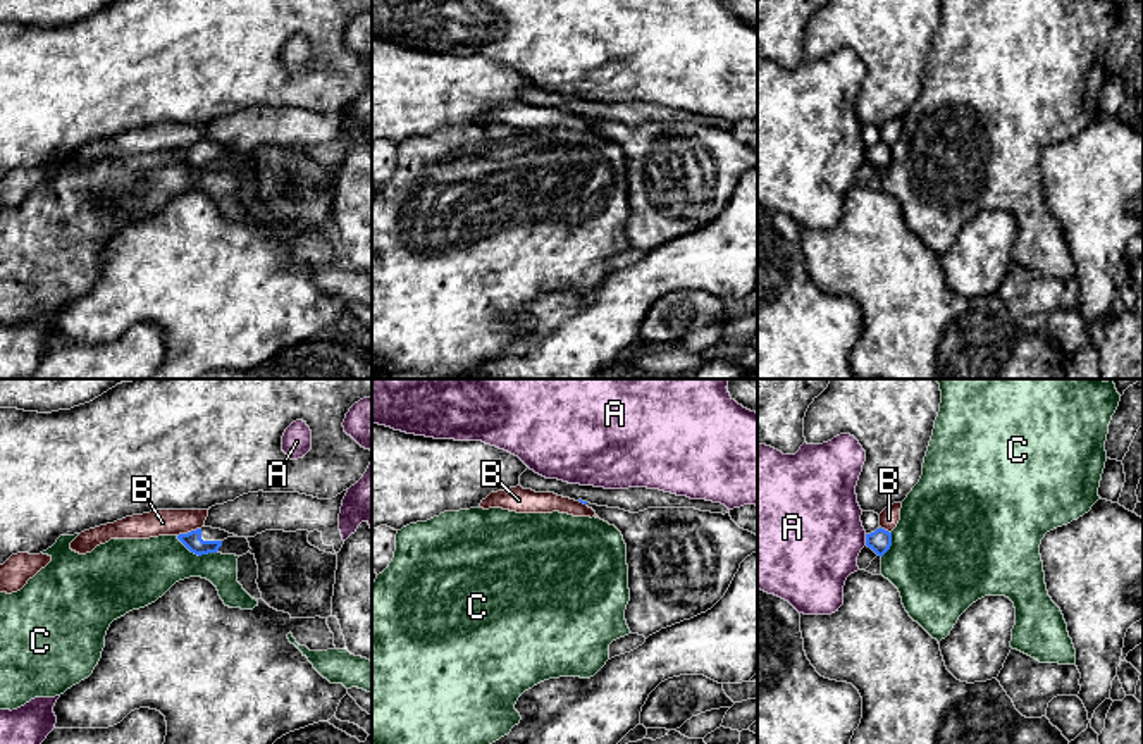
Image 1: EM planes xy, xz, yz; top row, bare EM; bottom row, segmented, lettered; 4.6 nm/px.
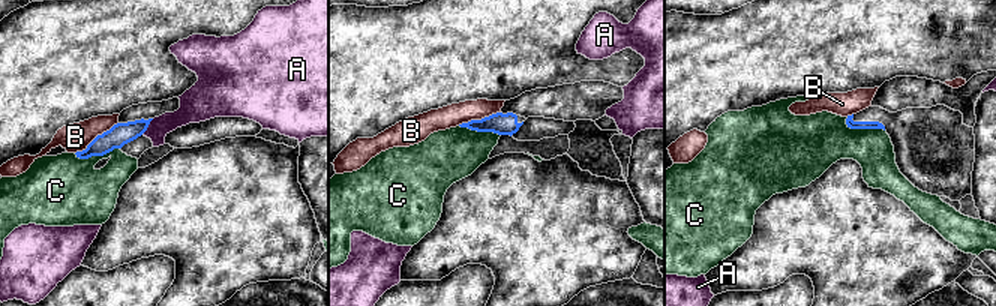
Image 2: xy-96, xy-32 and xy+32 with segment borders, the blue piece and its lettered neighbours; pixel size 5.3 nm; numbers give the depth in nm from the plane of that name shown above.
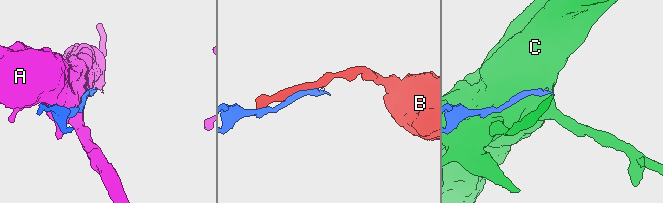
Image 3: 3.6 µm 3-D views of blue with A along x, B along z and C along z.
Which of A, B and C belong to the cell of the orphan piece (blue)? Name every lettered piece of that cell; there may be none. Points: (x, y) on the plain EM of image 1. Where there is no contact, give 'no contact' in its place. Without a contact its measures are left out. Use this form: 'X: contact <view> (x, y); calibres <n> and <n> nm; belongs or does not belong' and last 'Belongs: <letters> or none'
A: contact yz (866, 154); calibres 110 and 460 nm; does not belong
B: contact xy (188, 147); calibres 90 and 130 nm; does not belong
C: contact xy (197, 167); calibres 90 and 280 nm; does not belong
Belongs: none

